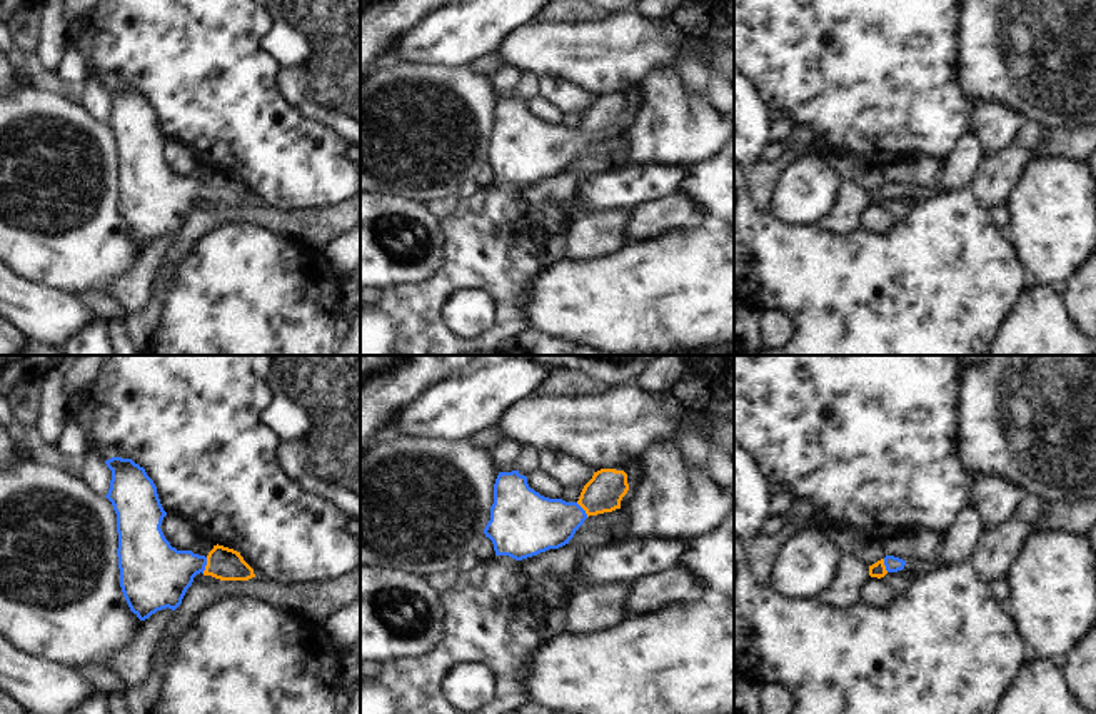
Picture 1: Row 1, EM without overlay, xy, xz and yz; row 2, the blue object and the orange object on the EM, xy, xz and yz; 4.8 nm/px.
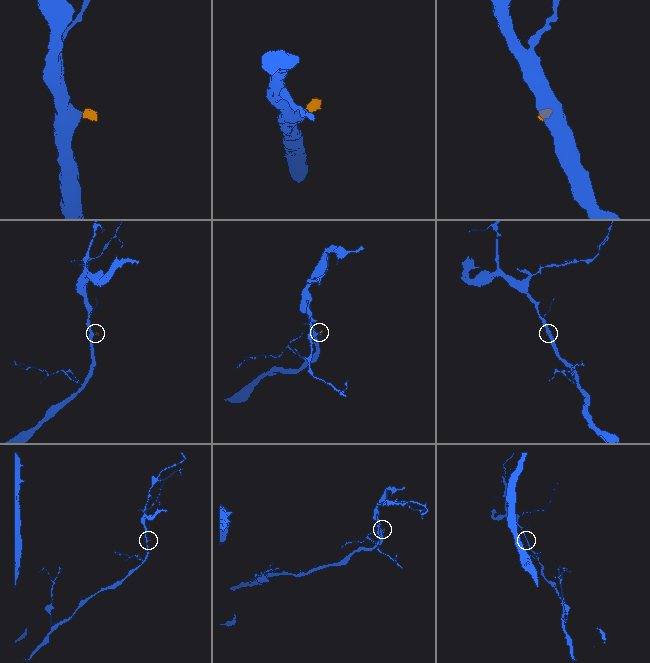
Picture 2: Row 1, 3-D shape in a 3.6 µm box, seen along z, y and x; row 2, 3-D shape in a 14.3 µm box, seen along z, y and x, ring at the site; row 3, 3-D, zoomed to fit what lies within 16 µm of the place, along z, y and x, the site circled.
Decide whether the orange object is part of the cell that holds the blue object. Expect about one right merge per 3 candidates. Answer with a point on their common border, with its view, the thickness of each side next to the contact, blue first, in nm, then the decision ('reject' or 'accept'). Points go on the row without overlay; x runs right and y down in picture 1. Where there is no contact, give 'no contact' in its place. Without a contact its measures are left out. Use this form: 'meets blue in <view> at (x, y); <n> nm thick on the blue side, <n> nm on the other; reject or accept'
meets blue in xy at (206, 191); 320 nm thick on the blue side, 160 nm on the other; accept

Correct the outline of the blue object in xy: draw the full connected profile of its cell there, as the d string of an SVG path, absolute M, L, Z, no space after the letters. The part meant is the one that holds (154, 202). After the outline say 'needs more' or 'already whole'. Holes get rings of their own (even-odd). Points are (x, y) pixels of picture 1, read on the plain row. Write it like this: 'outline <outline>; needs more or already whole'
outline M122 83L105 90L112 97L105 123L117 140L120 214L140 247L167 234L175 237L200 199L220 207L255 204L234 175L217 170L205 184L172 173L160 155L167 138L145 95Z; needs more

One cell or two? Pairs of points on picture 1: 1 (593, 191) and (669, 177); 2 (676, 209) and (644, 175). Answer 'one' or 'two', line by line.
1: one
2: two

